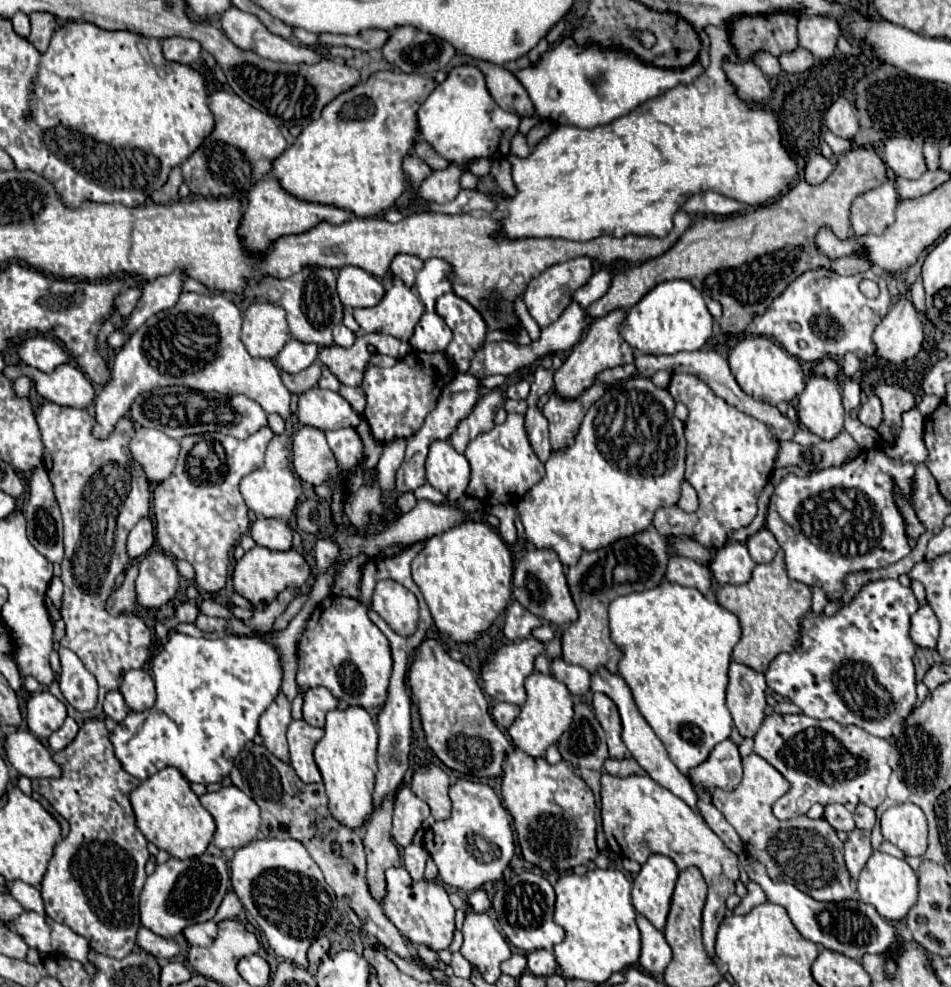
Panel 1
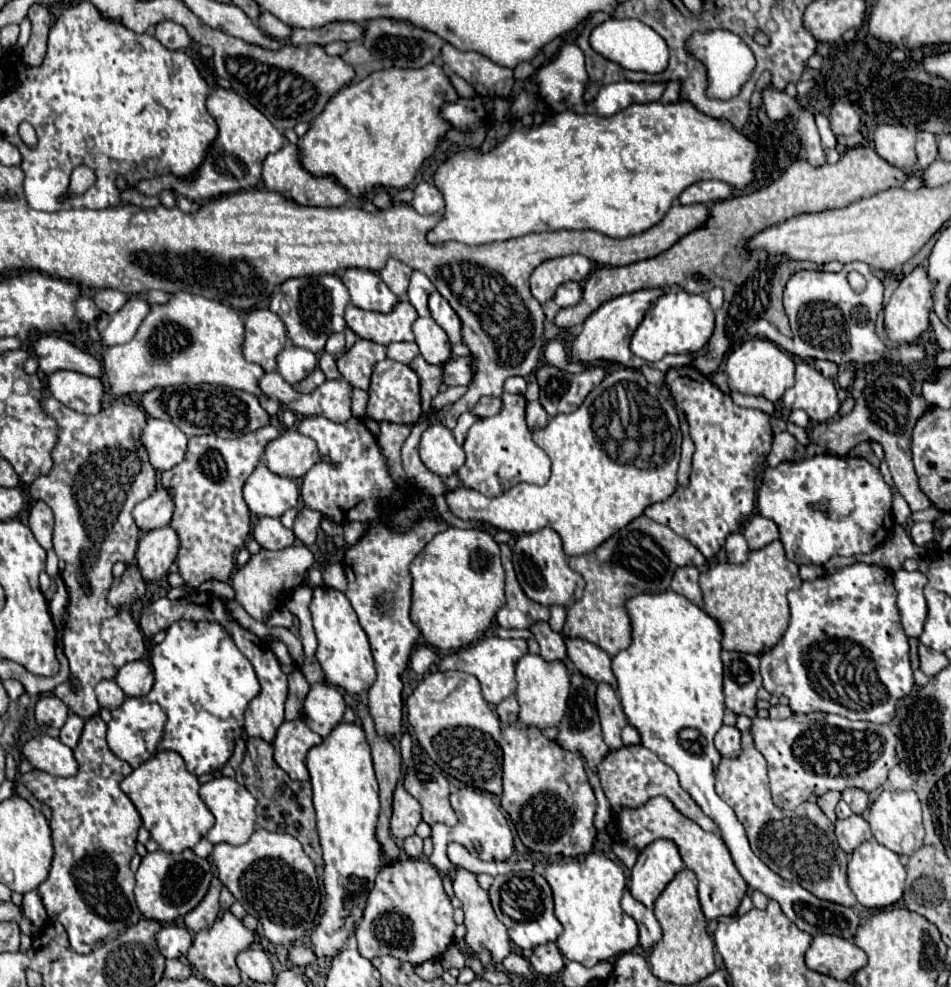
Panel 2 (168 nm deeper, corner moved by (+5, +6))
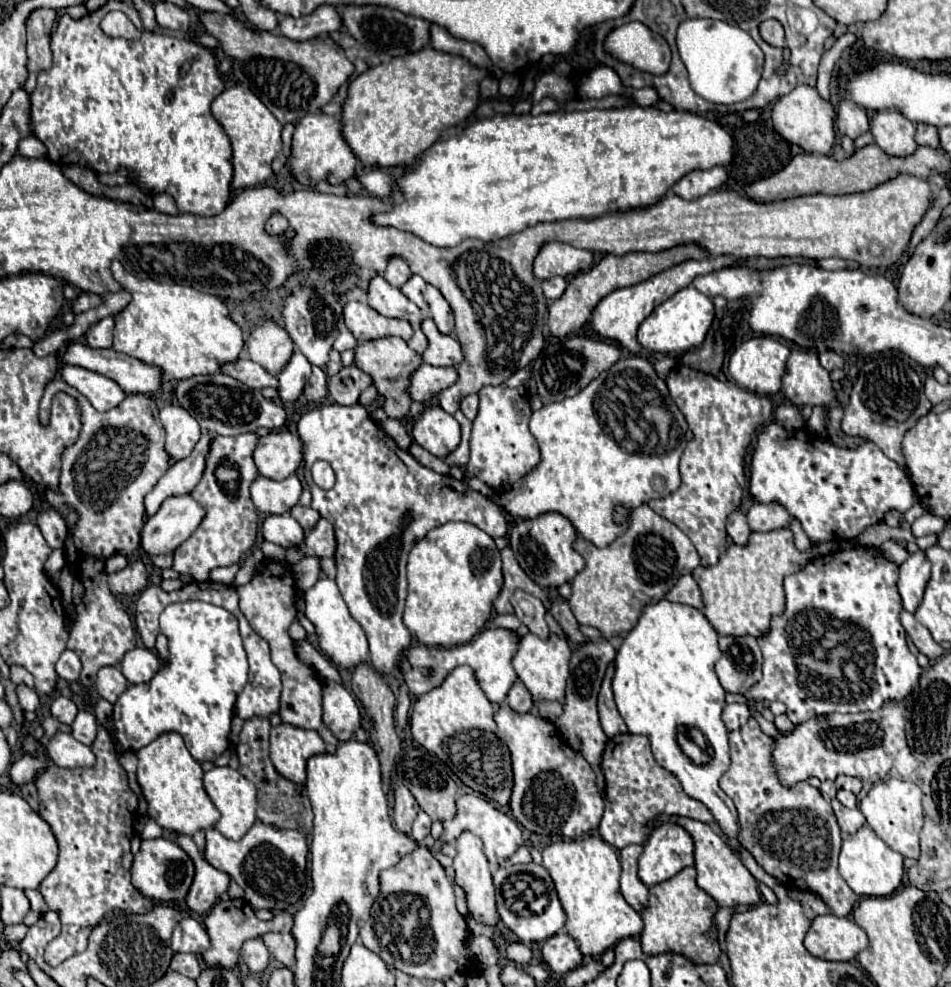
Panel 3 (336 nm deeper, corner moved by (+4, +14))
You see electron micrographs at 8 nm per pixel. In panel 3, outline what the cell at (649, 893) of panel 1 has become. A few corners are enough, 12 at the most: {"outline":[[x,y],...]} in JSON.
{"outline":[[660,824],[638,860],[654,886],[694,866],[692,836]]}

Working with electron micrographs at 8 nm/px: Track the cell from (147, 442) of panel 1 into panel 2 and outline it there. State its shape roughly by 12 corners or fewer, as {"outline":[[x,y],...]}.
{"outline":[[147,418],[139,442],[157,472],[171,470],[187,438],[171,422]]}

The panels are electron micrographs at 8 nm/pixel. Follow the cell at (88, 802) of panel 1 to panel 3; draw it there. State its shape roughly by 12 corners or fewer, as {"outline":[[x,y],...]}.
{"outline":[[100,724],[96,764],[46,768],[60,848],[38,888],[62,920],[44,958],[86,950],[106,912],[154,906],[122,868],[138,806]]}

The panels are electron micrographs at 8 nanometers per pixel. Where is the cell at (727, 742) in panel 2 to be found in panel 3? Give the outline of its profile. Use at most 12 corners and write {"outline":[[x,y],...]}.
{"outline":[[726,704],[722,720],[736,730],[750,718],[746,704]]}

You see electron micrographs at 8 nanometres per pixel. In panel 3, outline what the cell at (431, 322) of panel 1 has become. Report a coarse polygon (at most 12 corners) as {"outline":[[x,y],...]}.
{"outline":[[432,318],[422,322],[430,342],[422,360],[436,368],[464,360],[458,340],[438,332]]}

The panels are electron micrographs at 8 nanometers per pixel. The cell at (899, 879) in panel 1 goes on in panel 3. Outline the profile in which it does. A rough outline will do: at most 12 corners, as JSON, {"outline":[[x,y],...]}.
{"outline":[[870,830],[842,838],[838,872],[860,896],[902,882],[902,854]]}

